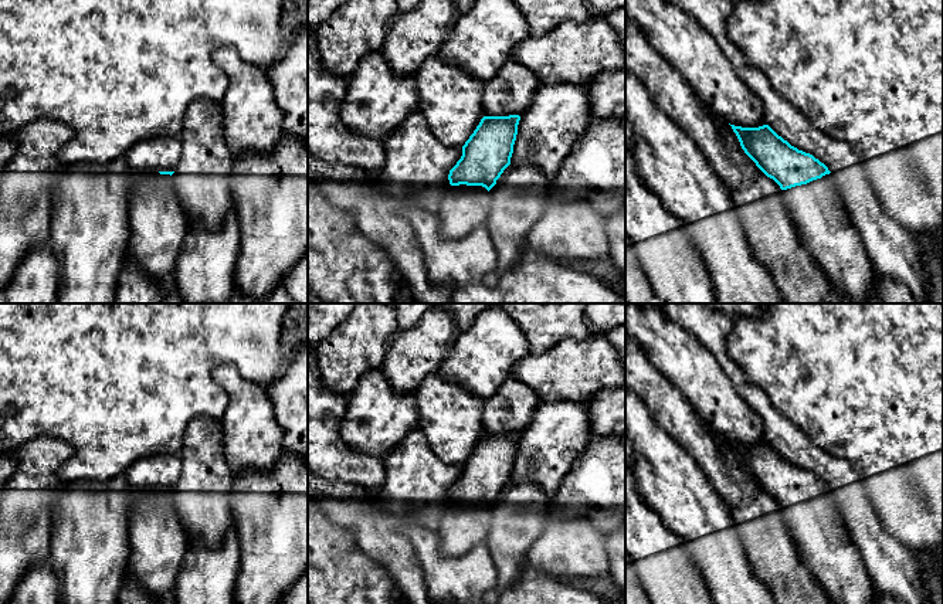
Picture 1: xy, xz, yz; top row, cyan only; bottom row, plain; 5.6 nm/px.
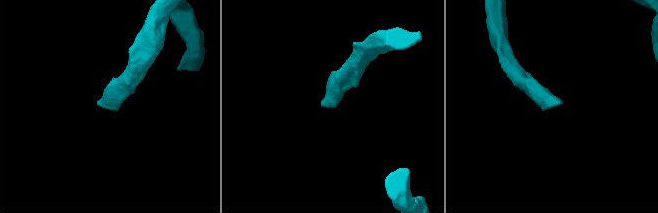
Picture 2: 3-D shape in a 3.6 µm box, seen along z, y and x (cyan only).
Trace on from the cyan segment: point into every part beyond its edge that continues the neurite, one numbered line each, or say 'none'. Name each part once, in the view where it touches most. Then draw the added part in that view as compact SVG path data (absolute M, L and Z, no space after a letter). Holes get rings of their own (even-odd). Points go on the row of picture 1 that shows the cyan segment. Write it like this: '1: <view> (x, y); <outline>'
1: yz (823, 223); M830 174L779 193L801 244L855 303L874 295L875 268Z

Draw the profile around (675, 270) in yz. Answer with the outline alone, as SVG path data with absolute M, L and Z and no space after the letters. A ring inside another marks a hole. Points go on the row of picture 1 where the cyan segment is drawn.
M627 146L625 237L654 292L666 303L719 303L686 225L642 183Z

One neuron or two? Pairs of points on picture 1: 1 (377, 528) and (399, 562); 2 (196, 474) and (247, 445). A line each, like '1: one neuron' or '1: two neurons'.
1: one neuron
2: two neurons

